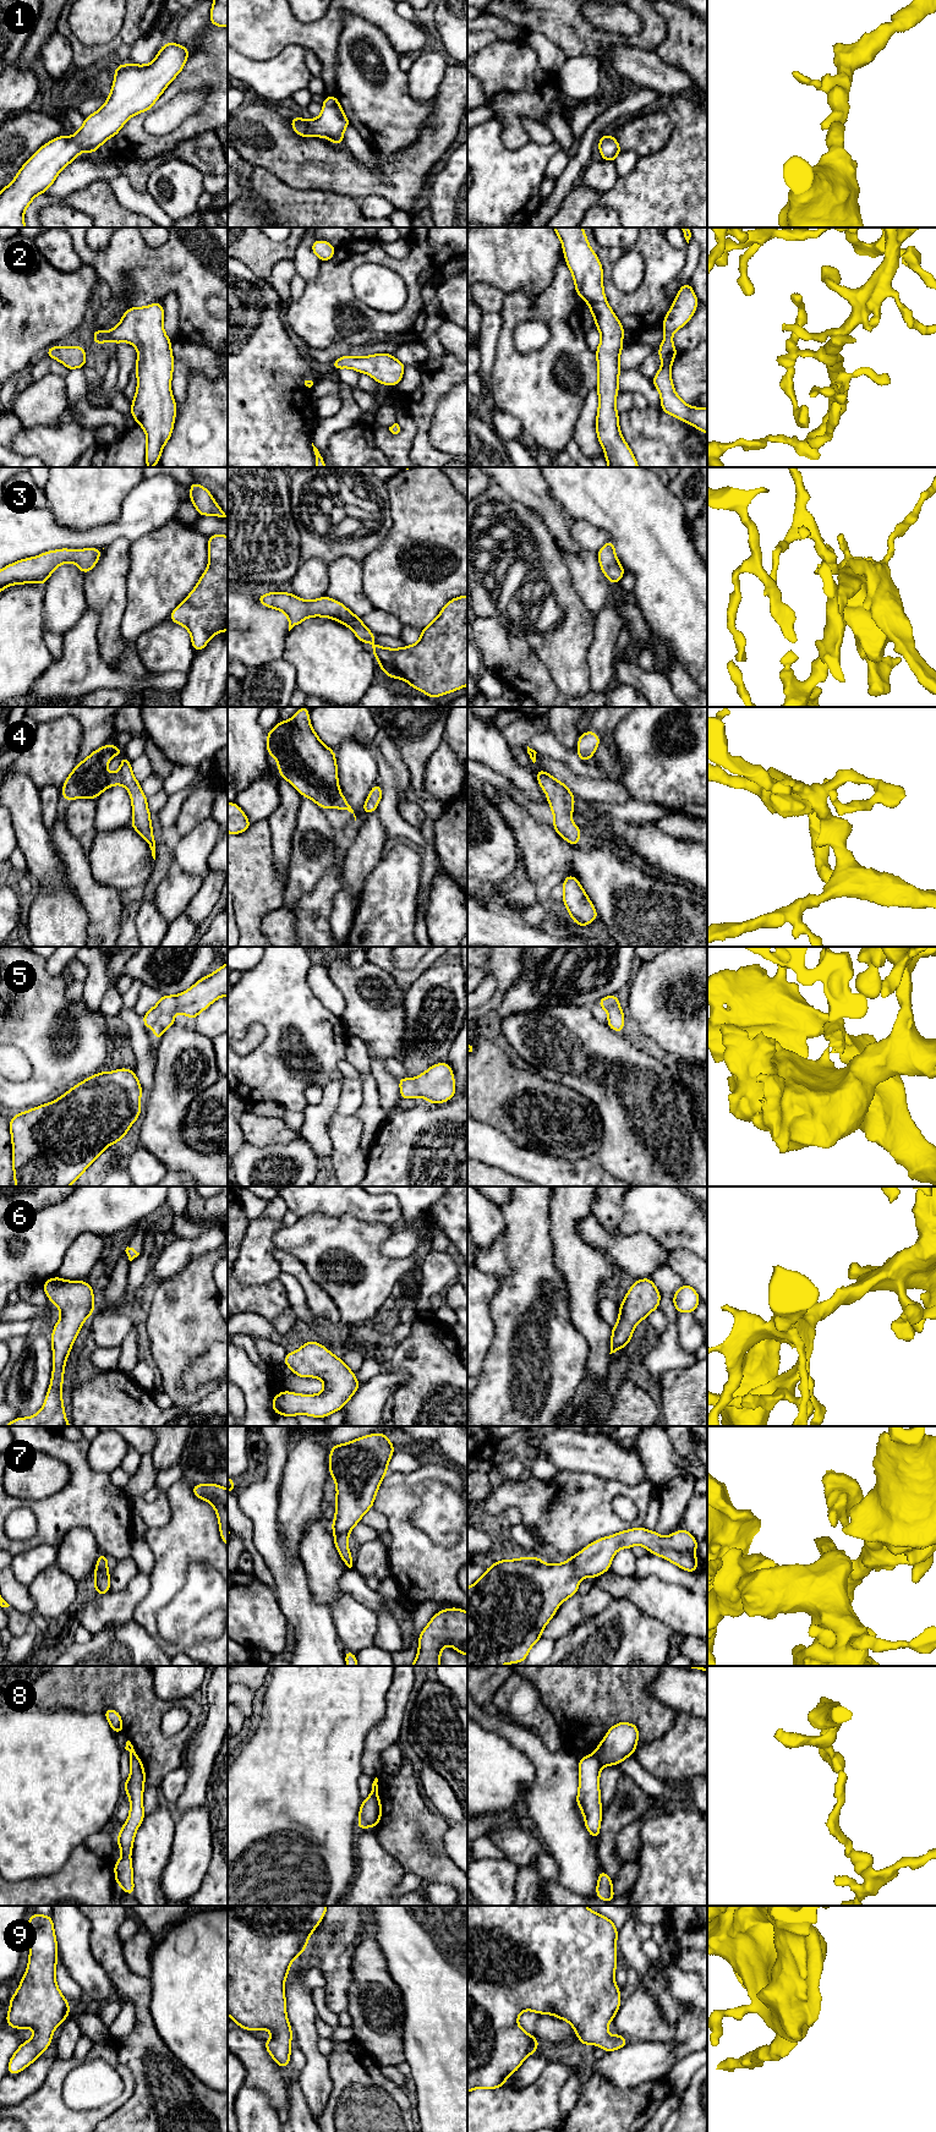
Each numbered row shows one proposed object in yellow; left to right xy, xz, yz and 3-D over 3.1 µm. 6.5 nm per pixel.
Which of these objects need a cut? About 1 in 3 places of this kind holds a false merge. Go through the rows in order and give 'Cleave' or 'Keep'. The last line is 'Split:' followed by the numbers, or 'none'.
1: Keep
2: Keep
3: Keep
4: Keep
5: Keep
6: Keep
7: Keep
8: Cleave
9: Keep
Split: 8

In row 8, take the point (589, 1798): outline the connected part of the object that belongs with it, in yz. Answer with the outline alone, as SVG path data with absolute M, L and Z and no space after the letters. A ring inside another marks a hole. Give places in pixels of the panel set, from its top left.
M595 1754L579 1759L579 1792L576 1803L582 1812L585 1826L589 1834L600 1838L600 1826L602 1820L600 1772L602 1765Z

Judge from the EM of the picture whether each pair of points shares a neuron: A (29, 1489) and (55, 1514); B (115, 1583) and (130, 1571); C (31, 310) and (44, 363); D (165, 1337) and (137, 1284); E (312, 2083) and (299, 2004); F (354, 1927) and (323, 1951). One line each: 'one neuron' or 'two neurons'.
A: two neurons
B: one neuron
C: two neurons
D: two neurons
E: one neuron
F: one neuron

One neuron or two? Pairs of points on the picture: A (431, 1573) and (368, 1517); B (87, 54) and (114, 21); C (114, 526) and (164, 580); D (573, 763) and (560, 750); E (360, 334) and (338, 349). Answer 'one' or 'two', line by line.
A: two
B: two
C: two
D: one
E: two

